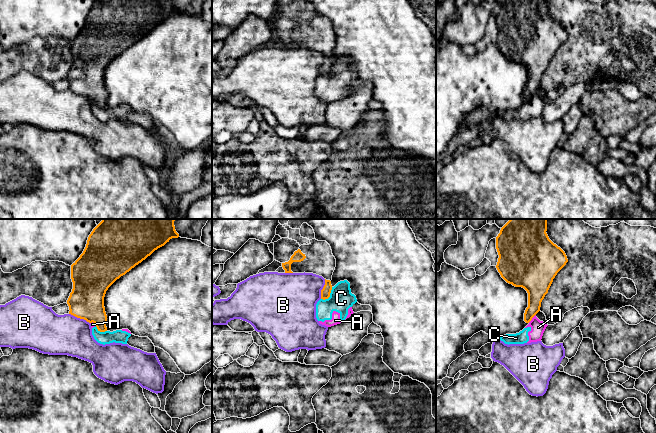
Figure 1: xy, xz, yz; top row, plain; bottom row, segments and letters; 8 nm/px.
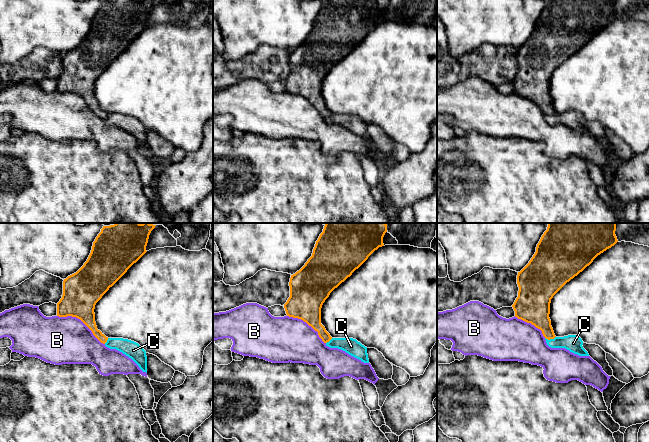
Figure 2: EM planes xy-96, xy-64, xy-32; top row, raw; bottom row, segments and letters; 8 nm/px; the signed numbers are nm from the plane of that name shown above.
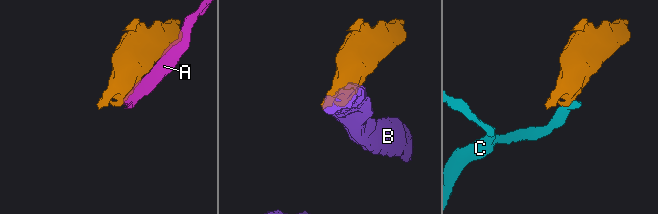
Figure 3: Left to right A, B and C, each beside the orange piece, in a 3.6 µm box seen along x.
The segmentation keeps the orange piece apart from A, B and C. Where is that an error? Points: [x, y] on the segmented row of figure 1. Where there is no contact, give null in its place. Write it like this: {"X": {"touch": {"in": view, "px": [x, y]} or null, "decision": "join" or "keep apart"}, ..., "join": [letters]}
{"A": {"touch": {"in": "yz", "px": [532, 317]}, "decision": "keep apart"}, "B": {"touch": {"in": "xy", "px": [79, 317]}, "decision": "keep apart"}, "C": {"touch": {"in": "xz", "px": [329, 296]}, "decision": "keep apart"}, "join": []}

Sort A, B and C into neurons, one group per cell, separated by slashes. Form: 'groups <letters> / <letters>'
groups A C / B

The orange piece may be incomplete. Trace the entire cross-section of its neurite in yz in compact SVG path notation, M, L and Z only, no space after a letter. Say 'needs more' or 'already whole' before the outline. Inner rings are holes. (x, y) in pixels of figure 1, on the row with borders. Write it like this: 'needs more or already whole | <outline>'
already whole | M510 219L496 237L496 249L499 255L496 268L501 277L515 287L522 287L528 293L528 307L524 321L529 323L540 311L541 302L557 273L568 262L565 252L548 237L548 219Z

